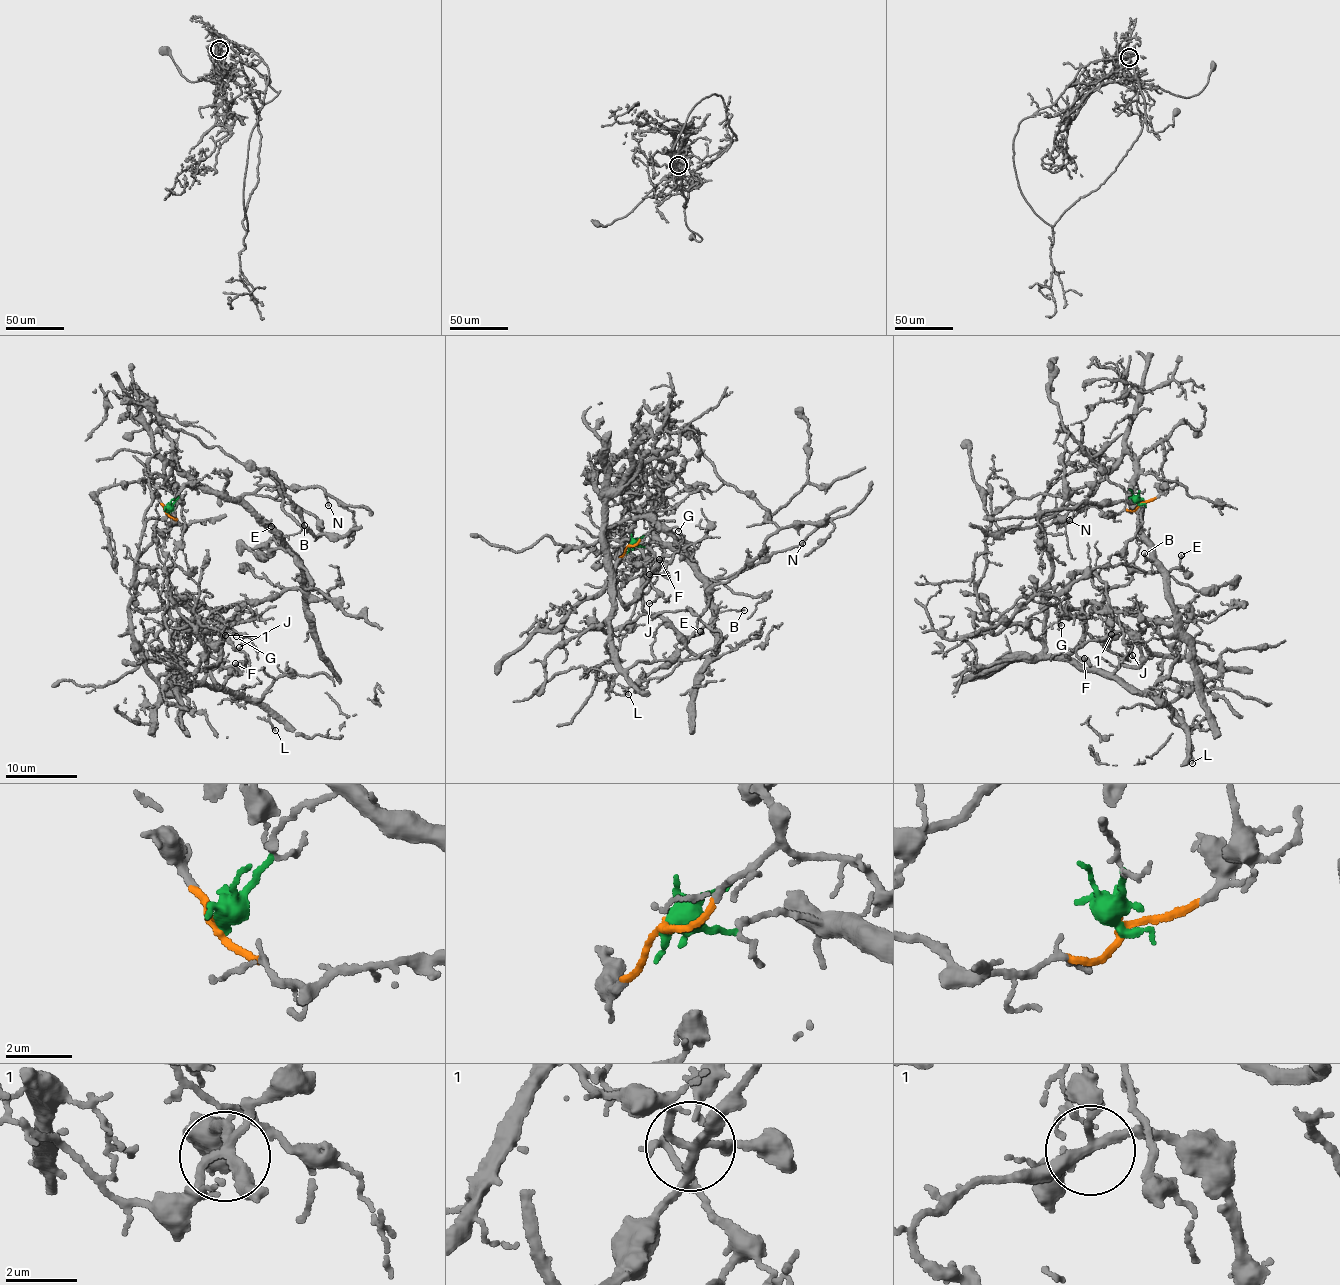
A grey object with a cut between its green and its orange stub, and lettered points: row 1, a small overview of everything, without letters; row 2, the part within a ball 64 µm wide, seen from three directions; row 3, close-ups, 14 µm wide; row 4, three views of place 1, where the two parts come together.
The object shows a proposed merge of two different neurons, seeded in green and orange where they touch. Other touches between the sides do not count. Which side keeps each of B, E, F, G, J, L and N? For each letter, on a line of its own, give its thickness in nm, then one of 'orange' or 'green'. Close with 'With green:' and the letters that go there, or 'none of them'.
B: calibre 110 nm; green
E: calibre 190 nm; green
F: calibre 130 nm; orange
G: calibre 110 nm; orange
J: calibre 120 nm; green
L: calibre 150 nm; orange
N: calibre 100 nm; green
With green: B, E, J, N

